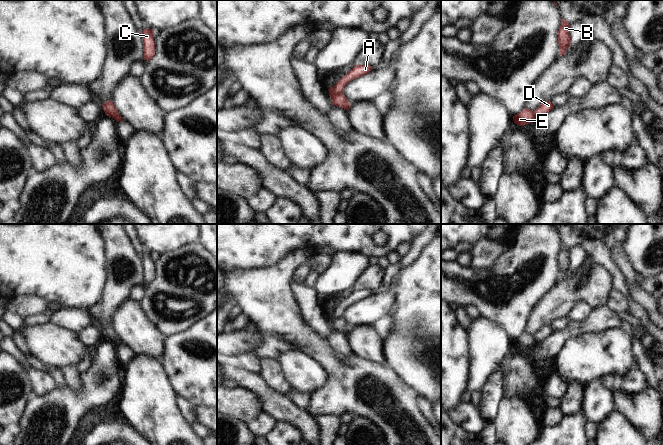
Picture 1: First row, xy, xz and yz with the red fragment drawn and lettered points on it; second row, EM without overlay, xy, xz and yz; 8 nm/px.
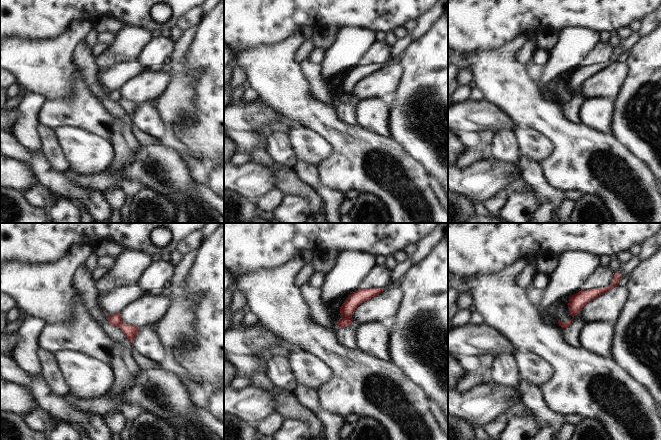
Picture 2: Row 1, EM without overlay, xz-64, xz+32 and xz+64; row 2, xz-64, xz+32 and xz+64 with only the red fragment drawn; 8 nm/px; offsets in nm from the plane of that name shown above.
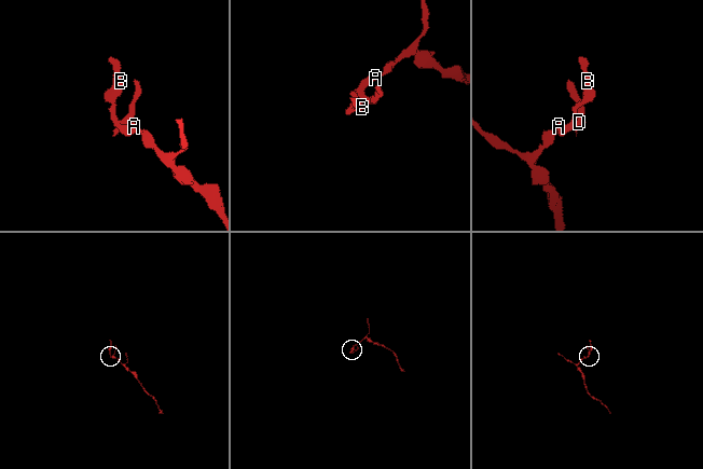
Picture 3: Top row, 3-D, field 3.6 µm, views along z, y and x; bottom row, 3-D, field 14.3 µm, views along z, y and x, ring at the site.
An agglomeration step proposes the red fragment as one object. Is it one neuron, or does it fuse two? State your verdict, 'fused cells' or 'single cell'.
fused cells

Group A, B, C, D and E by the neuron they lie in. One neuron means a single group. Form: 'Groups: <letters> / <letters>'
Groups: A B E / C D

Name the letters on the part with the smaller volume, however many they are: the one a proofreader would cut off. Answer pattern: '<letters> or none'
C, D

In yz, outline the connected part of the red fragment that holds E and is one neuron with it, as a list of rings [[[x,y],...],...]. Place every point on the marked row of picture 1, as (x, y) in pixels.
[[[524,109],[521,112],[519,112],[518,114],[516,114],[513,117],[513,121],[514,123],[523,126],[526,124],[530,124],[532,122],[534,122],[536,120],[535,115],[534,115],[534,111],[532,111],[531,109]]]

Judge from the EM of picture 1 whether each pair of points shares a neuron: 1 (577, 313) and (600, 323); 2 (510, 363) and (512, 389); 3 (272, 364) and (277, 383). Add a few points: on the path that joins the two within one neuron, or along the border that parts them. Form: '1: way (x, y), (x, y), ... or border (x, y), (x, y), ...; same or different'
1: border (592, 309), (585, 319), (571, 322); different
2: way (512, 369), (512, 383); same
3: way (272, 369), (272, 373), (276, 378); same

